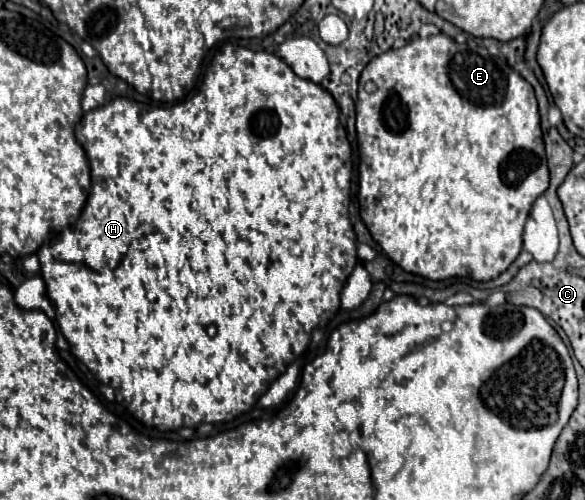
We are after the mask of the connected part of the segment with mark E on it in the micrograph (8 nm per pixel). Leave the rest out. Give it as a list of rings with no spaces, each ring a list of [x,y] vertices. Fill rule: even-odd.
[[[445,34],[417,38],[407,42],[407,46],[395,50],[391,48],[385,54],[375,56],[363,70],[359,78],[356,109],[356,132],[359,144],[359,204],[361,218],[371,232],[373,240],[381,246],[381,250],[405,272],[441,282],[447,278],[471,278],[475,282],[489,282],[503,274],[519,256],[523,246],[523,226],[527,222],[529,210],[533,202],[549,188],[549,170],[545,160],[545,144],[539,124],[537,100],[533,86],[521,78],[503,58],[489,56],[487,48],[479,42],[471,40],[467,44],[457,44],[449,40]],[[373,82],[377,86],[375,92],[367,92],[365,84]]]

